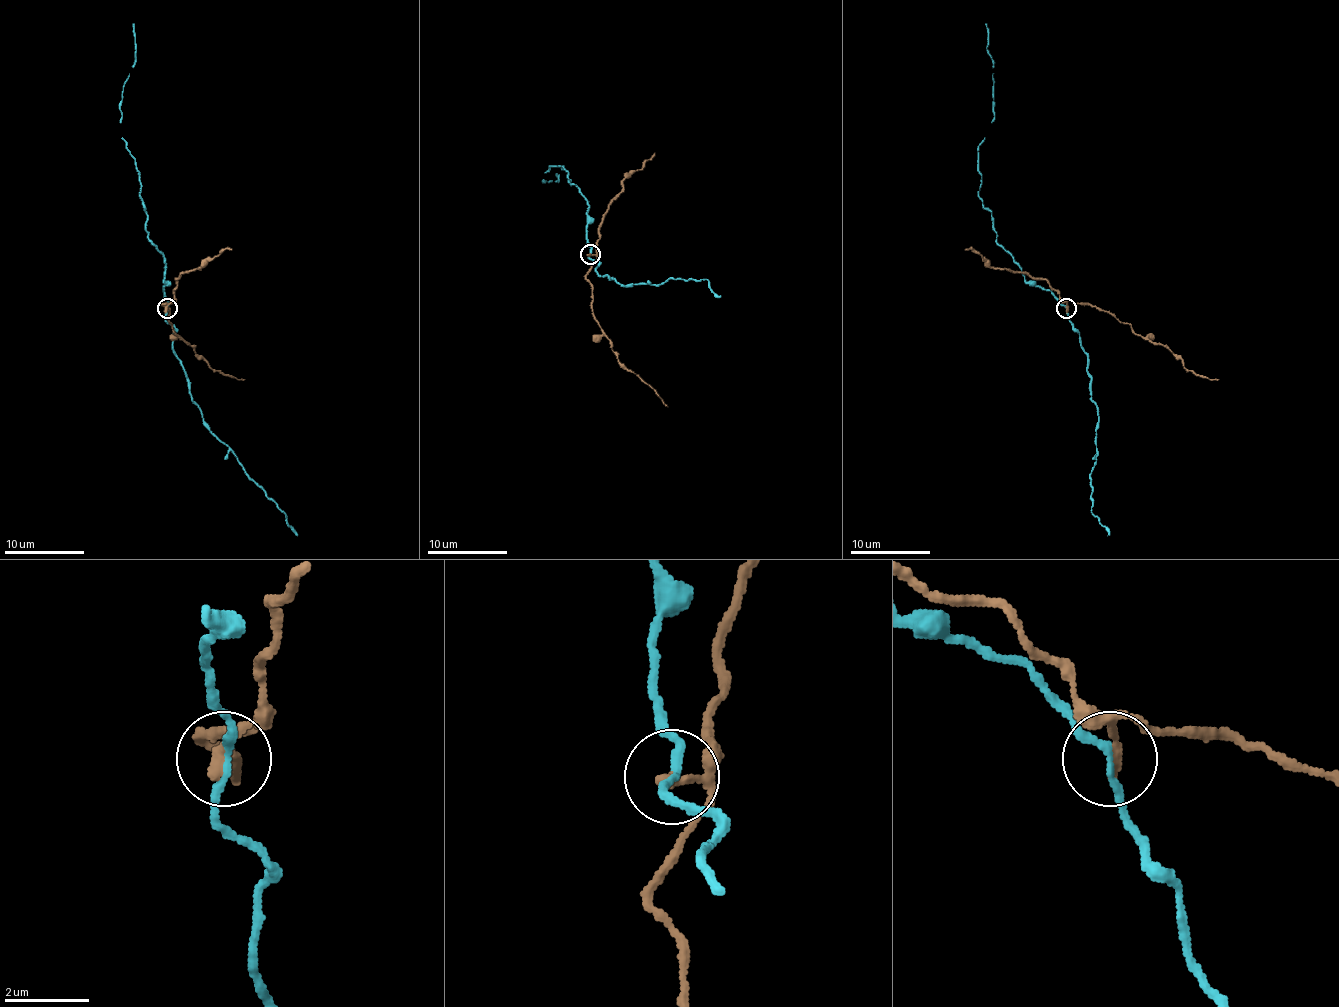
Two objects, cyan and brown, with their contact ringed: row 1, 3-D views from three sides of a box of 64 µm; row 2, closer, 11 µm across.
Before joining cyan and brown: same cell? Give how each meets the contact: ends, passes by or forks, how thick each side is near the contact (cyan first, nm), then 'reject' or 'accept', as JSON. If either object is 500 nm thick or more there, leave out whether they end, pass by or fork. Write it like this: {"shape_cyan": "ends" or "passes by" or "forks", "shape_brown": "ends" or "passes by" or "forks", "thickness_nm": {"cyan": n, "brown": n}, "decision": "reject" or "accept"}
{"shape_cyan": "passes by", "shape_brown": "ends", "thickness_nm": {"cyan": 180, "brown": 280}, "decision": "reject"}

